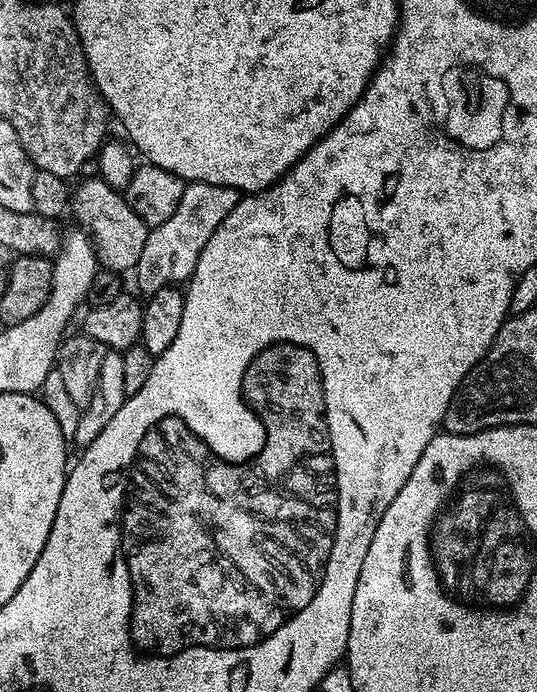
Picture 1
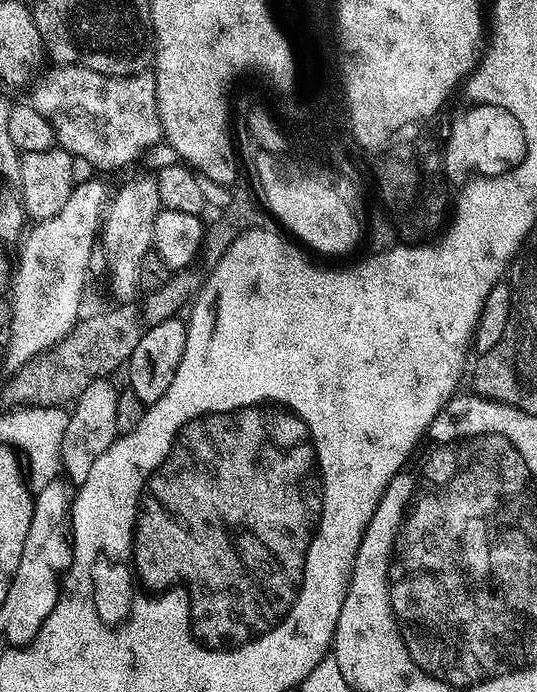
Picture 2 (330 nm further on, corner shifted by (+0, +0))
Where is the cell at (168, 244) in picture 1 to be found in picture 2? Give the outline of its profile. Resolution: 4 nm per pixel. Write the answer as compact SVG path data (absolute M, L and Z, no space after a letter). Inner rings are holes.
M105 378L90 383L67 413L68 425L62 437L60 467L63 475L73 485L79 486L86 482L94 462L98 462L98 454L105 452L118 438L118 388L115 388L112 382L111 379Z

